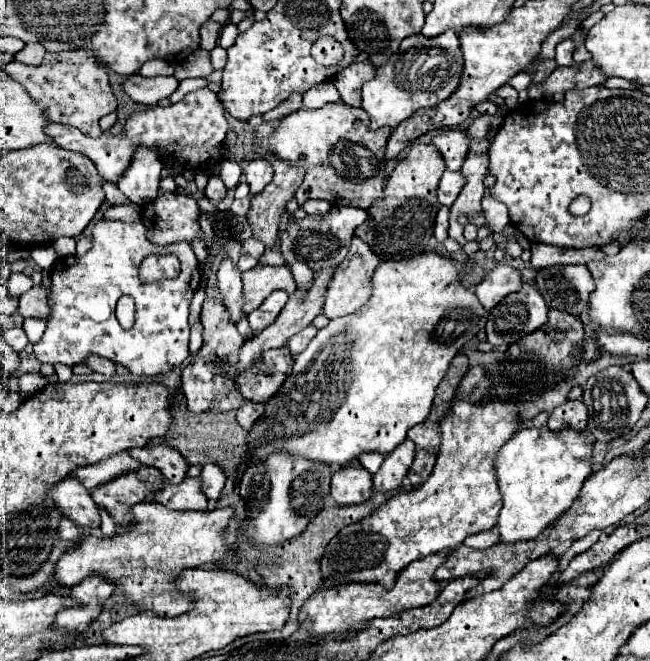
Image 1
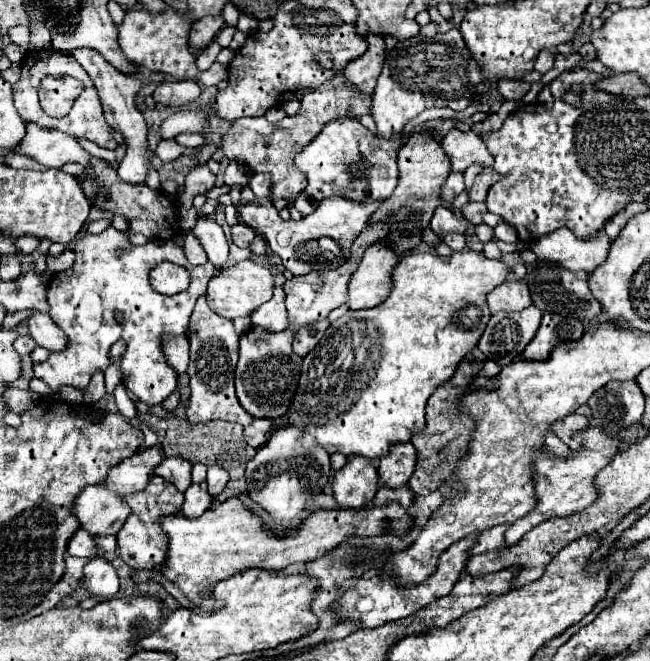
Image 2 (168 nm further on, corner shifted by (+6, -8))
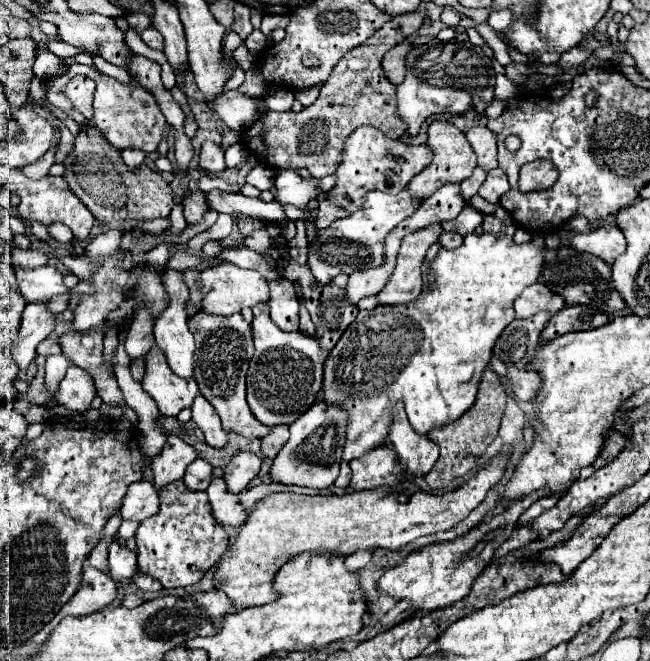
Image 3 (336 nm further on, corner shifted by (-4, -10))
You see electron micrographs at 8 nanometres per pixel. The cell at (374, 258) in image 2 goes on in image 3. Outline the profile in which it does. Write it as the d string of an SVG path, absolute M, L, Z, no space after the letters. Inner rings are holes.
M440 224L426 226L424 230L418 230L414 234L408 234L402 240L398 260L394 274L386 288L378 294L380 304L406 304L412 302L422 290L424 290L424 278L422 278L422 262L428 252L428 248L438 242L442 234Z

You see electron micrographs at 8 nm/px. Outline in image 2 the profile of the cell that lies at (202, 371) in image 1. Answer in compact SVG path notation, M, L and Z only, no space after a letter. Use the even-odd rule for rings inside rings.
M200 296L188 326L190 340L190 402L186 406L186 418L190 422L228 420L248 426L254 418L240 406L234 394L234 368L238 362L238 334L230 320L210 310L206 296Z

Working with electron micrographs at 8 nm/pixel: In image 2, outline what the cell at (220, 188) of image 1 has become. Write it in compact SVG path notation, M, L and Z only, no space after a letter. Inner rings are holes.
M194 166L190 174L186 176L184 192L178 199L178 206L182 209L189 210L192 207L194 196L206 194L208 190L214 188L216 176L208 170L208 166Z

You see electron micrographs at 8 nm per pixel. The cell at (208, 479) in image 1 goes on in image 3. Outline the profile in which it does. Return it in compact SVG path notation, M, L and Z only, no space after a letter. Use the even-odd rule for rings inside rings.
M242 452L242 454L236 454L230 464L226 466L226 484L228 484L228 490L238 494L242 490L248 488L248 484L258 476L260 472L260 466L262 466L262 458L252 454L252 452Z

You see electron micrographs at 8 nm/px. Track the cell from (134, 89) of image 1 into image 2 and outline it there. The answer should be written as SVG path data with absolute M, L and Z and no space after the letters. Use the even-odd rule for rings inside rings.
M182 80L182 82L162 82L156 86L152 98L158 104L164 106L182 106L186 102L192 102L200 96L200 86L194 80Z

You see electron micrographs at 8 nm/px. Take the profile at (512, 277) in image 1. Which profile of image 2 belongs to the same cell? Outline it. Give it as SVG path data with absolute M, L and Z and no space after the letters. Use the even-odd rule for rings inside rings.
M506 280L500 286L496 286L486 296L490 312L502 312L502 310L524 310L532 304L530 292L522 280Z

